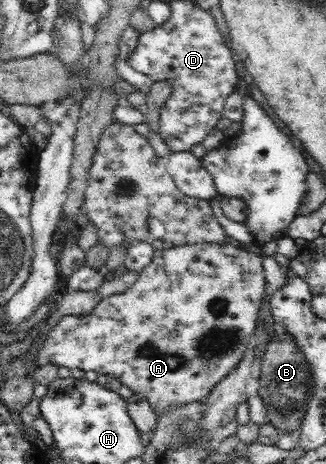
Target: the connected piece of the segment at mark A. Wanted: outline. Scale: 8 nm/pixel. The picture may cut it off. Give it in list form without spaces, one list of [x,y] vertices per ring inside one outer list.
[[[200,243],[167,248],[161,252],[155,251],[151,264],[140,273],[135,284],[125,290],[123,294],[113,294],[113,296],[103,298],[93,308],[93,312],[89,312],[89,314],[63,316],[49,330],[50,334],[45,343],[40,345],[40,352],[35,358],[35,363],[37,363],[37,366],[53,363],[70,369],[77,367],[82,368],[85,372],[95,370],[99,375],[111,374],[134,393],[144,396],[156,412],[165,412],[165,410],[169,410],[173,406],[185,406],[185,404],[191,404],[191,402],[206,402],[209,392],[221,380],[225,379],[225,376],[239,364],[240,360],[248,352],[247,346],[251,344],[251,339],[254,337],[255,324],[257,324],[255,320],[257,320],[257,312],[259,312],[265,286],[262,257],[255,254],[254,250],[247,250],[243,246]]]

